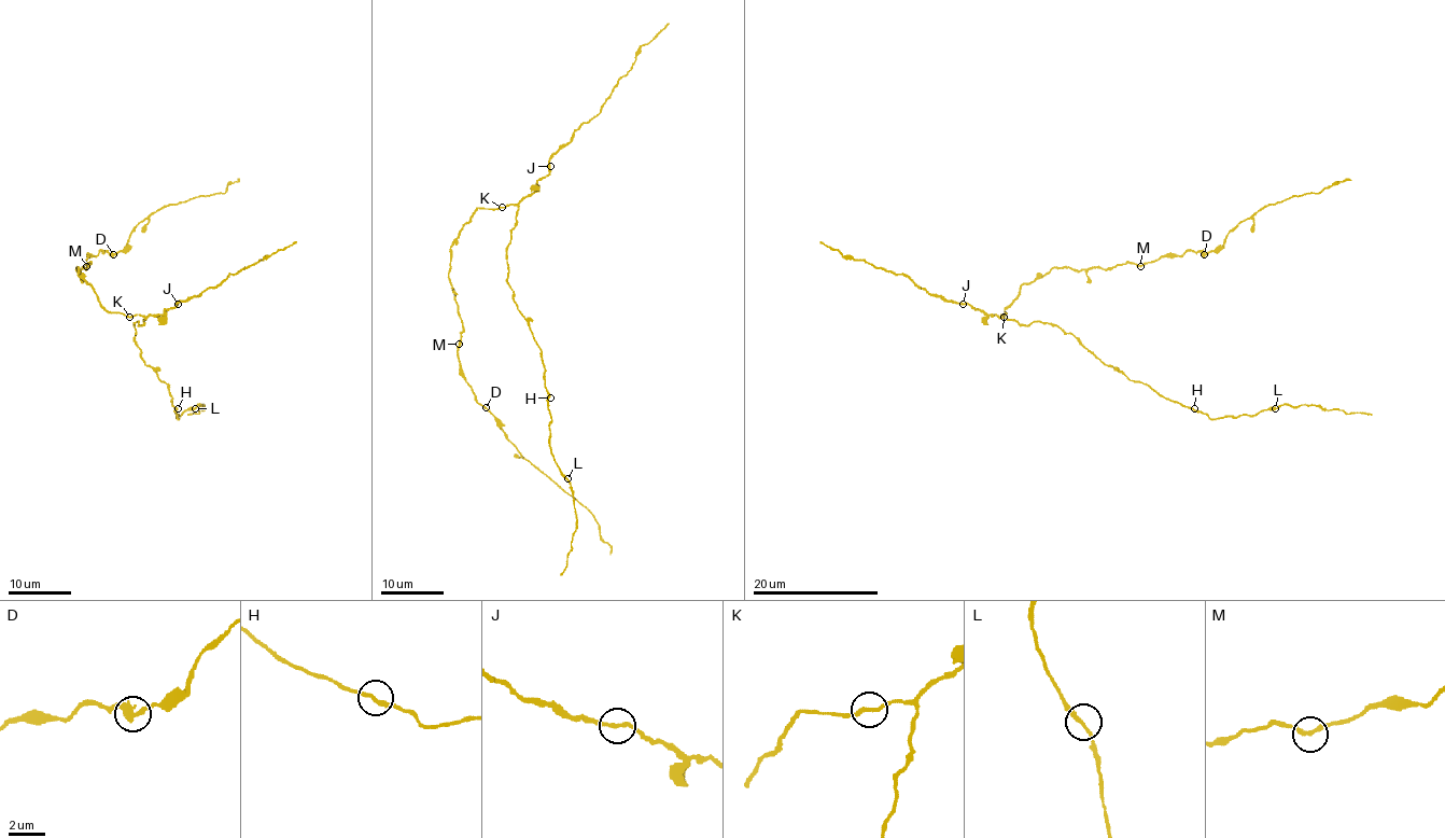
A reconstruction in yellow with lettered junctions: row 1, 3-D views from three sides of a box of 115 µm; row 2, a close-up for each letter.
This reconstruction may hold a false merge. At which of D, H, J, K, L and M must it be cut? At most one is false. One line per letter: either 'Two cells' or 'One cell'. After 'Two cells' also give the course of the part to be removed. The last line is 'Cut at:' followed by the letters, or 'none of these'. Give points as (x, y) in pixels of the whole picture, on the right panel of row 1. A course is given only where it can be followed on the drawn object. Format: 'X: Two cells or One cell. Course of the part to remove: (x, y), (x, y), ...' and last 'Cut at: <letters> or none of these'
D: One cell
H: One cell
J: One cell
K: One cell
L: One cell
M: One cell
Cut at: none of these

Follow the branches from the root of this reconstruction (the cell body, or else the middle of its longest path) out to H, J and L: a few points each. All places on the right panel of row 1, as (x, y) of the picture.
H: (1006, 313), (1000, 315), (1004, 319), (1020, 324), (1041, 321), (1058, 325), (1131, 380), (1194, 408)
J: (1006, 313), (1004, 317), (992, 317), (963, 304)
L: (1006, 313), (1004, 319), (1020, 324), (1058, 325), (1131, 380), (1211, 418), (1275, 408)

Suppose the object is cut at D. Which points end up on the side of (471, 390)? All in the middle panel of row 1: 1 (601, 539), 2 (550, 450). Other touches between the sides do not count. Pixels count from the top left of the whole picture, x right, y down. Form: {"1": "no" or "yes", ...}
{"1": "no", "2": "yes"}

